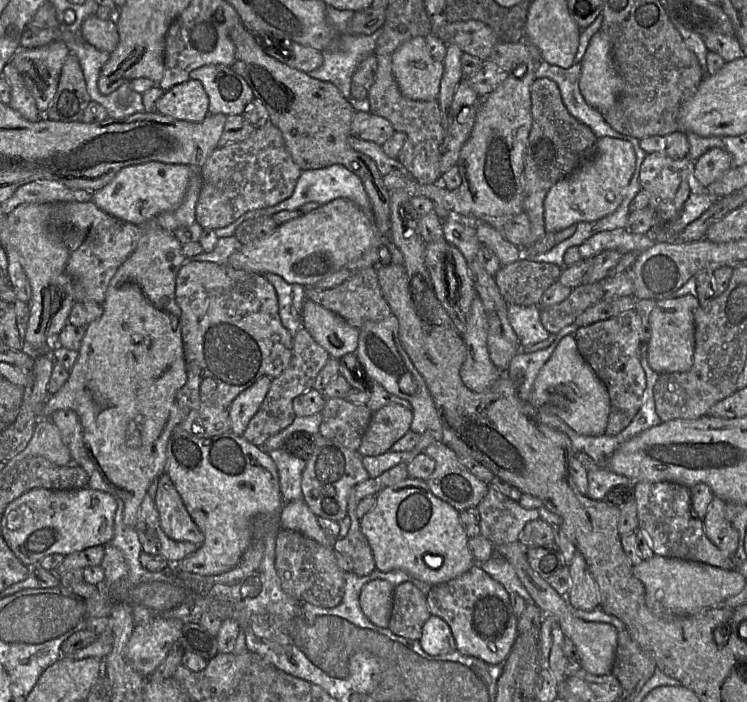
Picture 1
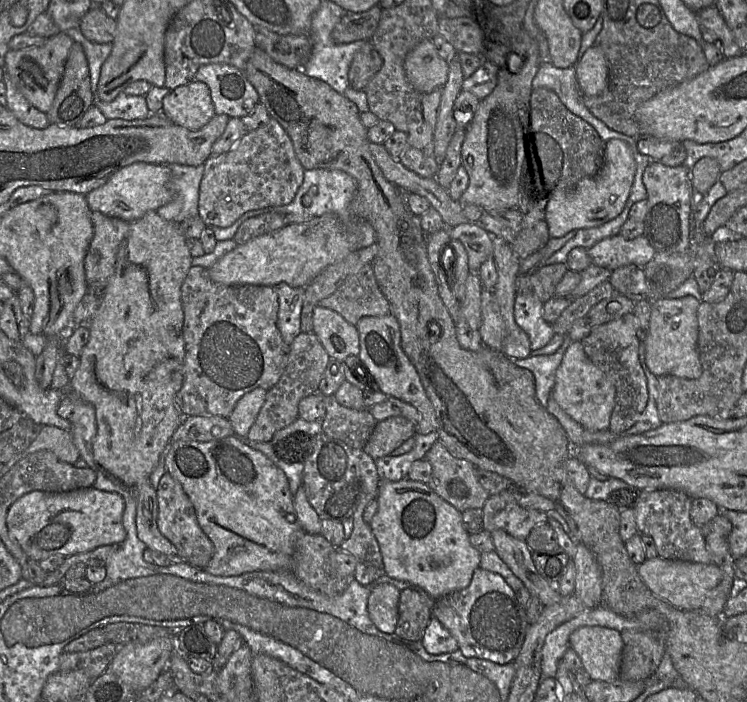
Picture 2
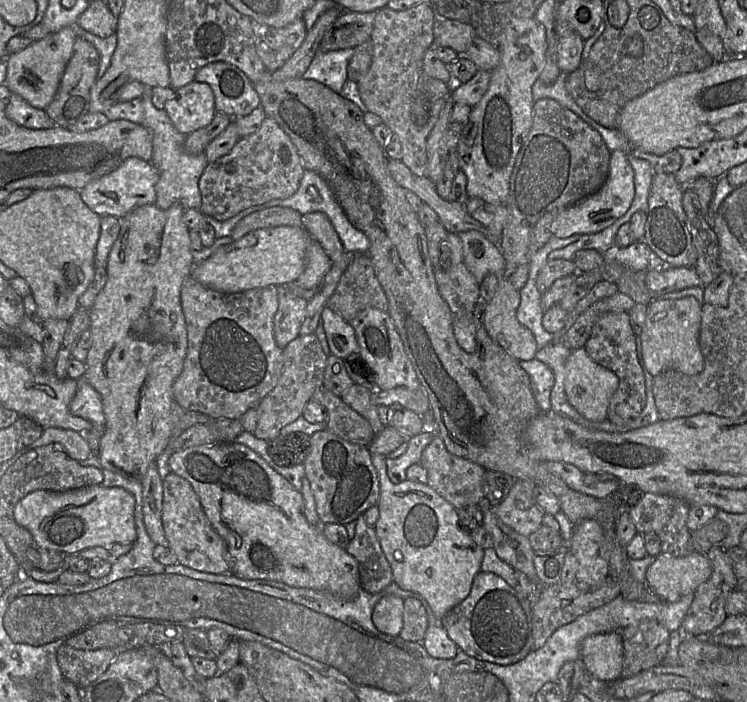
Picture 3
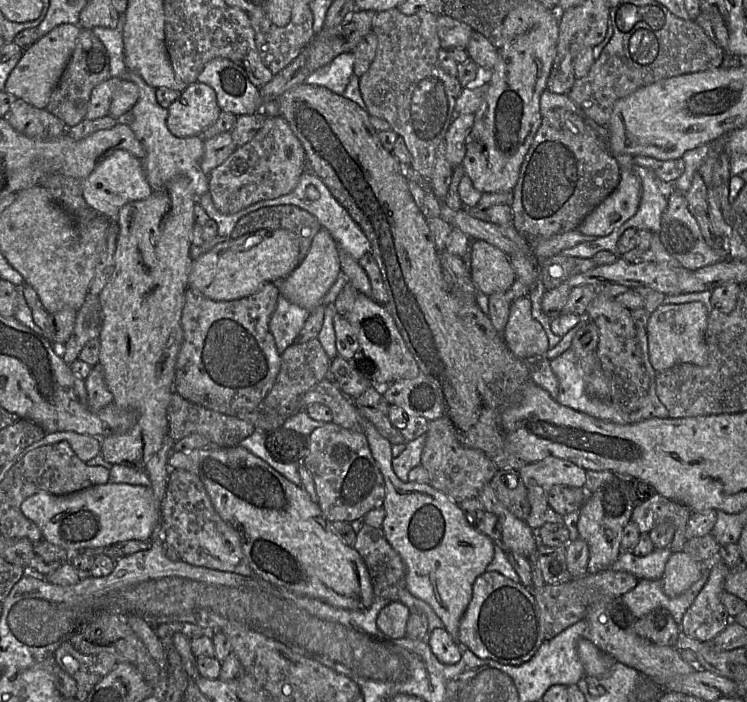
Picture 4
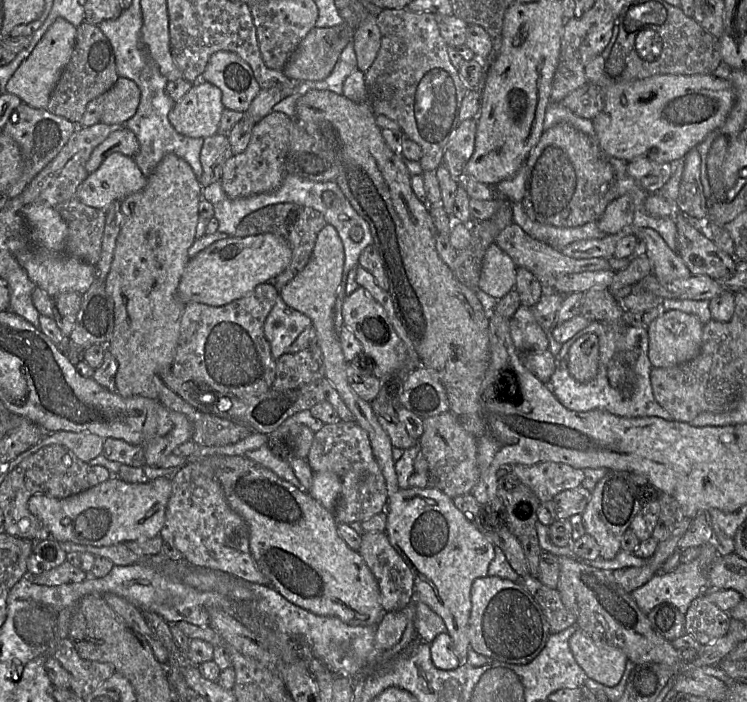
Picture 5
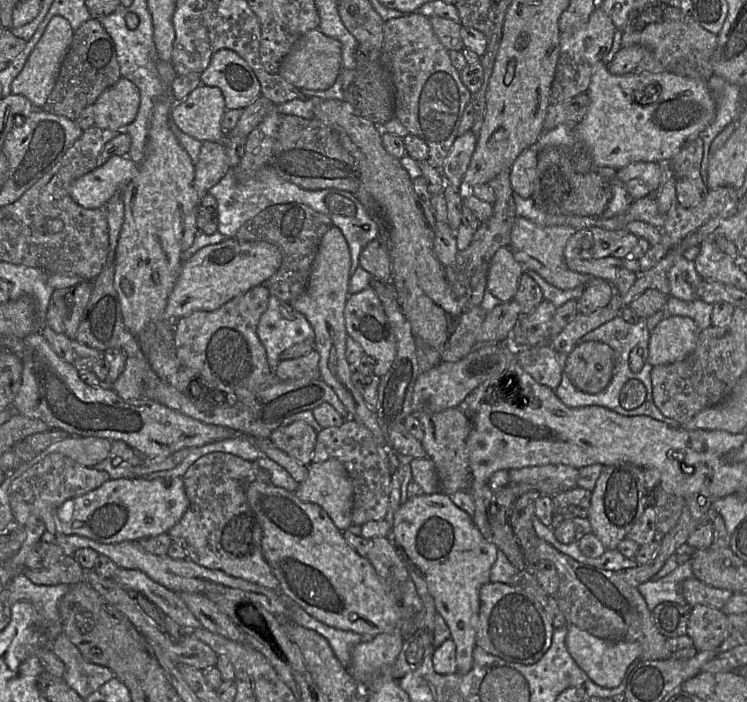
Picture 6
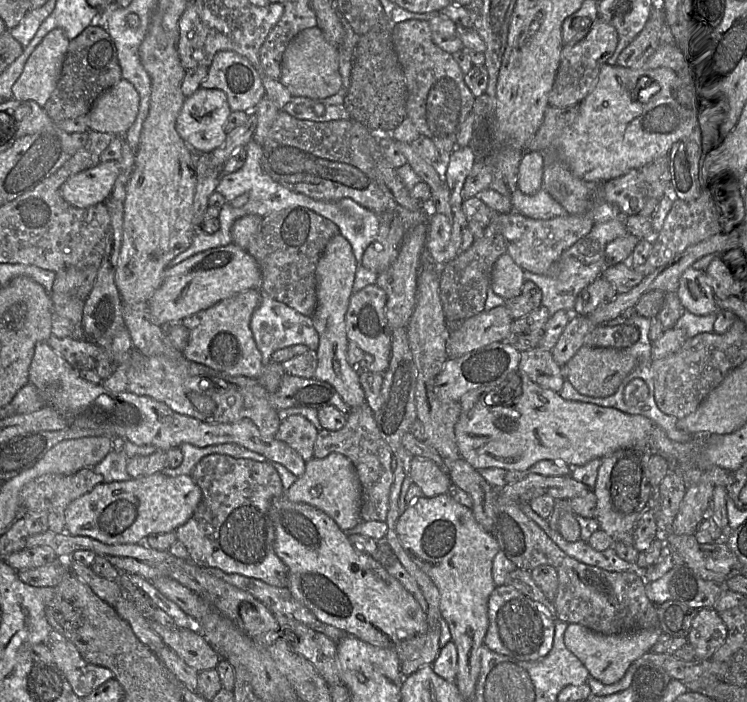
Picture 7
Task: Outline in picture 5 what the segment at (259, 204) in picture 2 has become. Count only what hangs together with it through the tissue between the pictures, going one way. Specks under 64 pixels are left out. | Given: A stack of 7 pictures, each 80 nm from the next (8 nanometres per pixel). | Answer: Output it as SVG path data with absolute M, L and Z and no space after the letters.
M271 112L256 123L246 149L233 155L224 165L220 183L230 198L244 198L270 193L278 189L286 175L284 159L289 145L291 118L281 112Z

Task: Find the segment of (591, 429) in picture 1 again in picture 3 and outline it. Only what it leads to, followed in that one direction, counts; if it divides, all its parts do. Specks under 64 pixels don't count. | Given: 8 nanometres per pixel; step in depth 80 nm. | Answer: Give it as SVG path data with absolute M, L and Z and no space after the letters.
M584 347L571 351L565 368L565 393L570 405L590 421L601 422L607 420L611 398L619 385L617 375L596 363Z

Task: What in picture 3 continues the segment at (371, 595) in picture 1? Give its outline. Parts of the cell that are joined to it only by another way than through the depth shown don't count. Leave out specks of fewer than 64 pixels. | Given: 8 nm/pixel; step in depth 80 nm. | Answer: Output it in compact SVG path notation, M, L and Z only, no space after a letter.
M395 595L382 597L372 612L372 621L382 633L399 636L403 627L404 599Z

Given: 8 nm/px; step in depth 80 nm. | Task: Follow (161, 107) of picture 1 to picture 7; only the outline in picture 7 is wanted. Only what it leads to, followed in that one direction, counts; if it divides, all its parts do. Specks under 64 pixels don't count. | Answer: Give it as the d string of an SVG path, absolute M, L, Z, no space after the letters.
M200 87L186 97L176 119L176 131L185 144L192 145L201 153L211 153L225 140L225 123L231 113L227 97L222 90Z

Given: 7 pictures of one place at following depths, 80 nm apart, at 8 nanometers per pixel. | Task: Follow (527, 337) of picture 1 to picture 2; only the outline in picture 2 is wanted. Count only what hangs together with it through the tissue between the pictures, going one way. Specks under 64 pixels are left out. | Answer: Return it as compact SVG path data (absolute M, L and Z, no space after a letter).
M517 293L514 319L529 336L532 350L544 347L554 336L552 326L543 319L543 302L533 293Z

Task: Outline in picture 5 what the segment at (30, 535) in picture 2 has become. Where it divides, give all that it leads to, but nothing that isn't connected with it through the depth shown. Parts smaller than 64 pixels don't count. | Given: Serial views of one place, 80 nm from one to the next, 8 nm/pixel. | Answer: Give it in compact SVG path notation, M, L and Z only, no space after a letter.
M112 476L99 485L62 499L34 495L28 500L27 507L43 524L48 536L57 542L70 541L75 544L103 547L158 536L165 523L165 512L171 491L170 477L159 477L147 483L128 483Z

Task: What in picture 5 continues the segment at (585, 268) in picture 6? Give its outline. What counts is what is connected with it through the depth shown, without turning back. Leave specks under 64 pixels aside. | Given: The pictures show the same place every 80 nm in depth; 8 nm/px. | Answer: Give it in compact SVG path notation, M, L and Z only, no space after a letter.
M514 223L508 225L499 233L494 244L506 252L517 267L523 267L531 271L542 286L554 287L557 278L570 273L611 269L607 258L576 259L568 257L550 245L532 238Z

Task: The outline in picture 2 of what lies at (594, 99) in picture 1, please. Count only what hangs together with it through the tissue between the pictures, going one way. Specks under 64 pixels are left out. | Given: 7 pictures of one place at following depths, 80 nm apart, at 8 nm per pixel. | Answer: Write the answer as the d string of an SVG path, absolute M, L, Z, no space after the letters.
M592 45L576 64L576 78L585 96L598 96L606 89L609 81L608 64L600 47Z

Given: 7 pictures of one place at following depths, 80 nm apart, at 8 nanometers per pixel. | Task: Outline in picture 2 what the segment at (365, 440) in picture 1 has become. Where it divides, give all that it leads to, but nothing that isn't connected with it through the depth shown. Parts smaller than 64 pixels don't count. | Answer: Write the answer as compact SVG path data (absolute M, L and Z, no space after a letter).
M400 416L377 422L363 450L374 460L388 456L416 435L415 427L416 424Z

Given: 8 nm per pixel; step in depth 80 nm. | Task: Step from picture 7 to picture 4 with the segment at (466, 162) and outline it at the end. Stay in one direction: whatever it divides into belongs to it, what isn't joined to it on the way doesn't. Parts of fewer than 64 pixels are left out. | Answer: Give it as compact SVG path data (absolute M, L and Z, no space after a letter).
M474 114L457 115L445 136L445 156L453 168L462 164L466 154L466 139L474 123Z

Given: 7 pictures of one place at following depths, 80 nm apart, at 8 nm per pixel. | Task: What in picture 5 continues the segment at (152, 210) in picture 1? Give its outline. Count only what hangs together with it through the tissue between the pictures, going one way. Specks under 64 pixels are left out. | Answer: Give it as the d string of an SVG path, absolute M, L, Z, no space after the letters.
M121 153L109 155L97 170L90 173L77 188L77 197L85 205L104 210L114 202L122 201L127 196L142 190L147 184L133 157Z

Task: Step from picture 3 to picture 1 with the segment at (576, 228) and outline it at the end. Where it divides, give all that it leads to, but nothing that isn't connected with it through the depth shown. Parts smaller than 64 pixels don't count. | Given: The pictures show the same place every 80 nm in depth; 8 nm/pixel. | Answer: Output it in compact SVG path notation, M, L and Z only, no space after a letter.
M598 138L594 154L548 191L544 201L546 232L557 233L579 222L592 222L612 214L624 199L635 167L634 148L628 140Z

